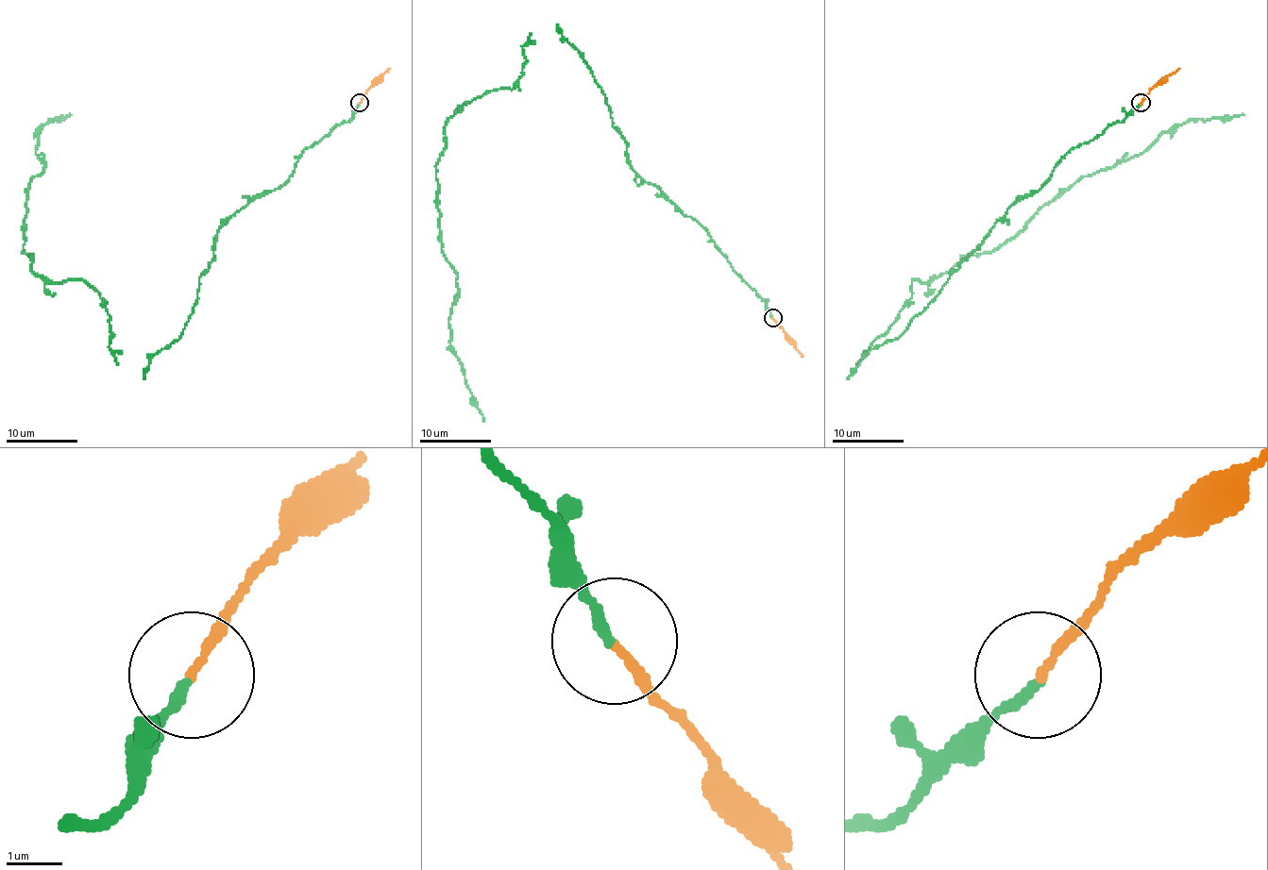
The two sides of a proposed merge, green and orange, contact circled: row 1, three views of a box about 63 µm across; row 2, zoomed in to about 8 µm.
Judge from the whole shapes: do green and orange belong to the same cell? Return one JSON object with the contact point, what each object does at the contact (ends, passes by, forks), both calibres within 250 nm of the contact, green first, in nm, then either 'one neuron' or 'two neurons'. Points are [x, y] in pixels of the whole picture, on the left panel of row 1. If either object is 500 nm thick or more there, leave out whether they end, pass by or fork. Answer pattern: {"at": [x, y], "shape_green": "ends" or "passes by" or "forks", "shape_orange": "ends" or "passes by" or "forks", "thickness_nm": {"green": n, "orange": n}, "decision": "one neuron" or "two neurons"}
{"at": [360, 103], "shape_green": "ends", "shape_orange": "ends", "thickness_nm": {"green": 180, "orange": 140}, "decision": "two neurons"}

